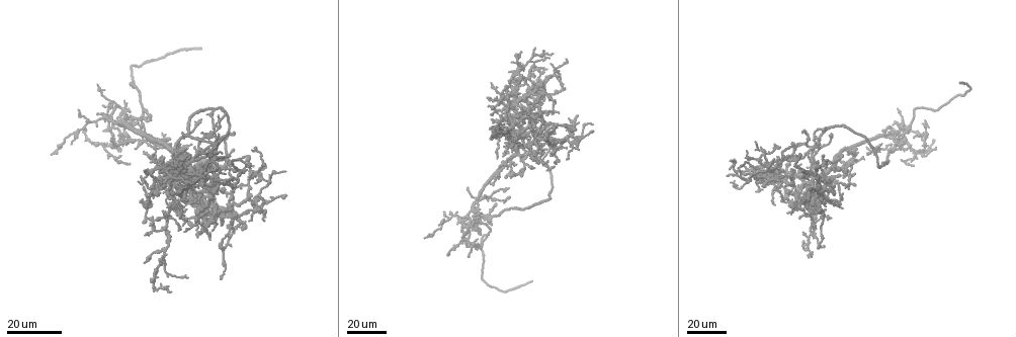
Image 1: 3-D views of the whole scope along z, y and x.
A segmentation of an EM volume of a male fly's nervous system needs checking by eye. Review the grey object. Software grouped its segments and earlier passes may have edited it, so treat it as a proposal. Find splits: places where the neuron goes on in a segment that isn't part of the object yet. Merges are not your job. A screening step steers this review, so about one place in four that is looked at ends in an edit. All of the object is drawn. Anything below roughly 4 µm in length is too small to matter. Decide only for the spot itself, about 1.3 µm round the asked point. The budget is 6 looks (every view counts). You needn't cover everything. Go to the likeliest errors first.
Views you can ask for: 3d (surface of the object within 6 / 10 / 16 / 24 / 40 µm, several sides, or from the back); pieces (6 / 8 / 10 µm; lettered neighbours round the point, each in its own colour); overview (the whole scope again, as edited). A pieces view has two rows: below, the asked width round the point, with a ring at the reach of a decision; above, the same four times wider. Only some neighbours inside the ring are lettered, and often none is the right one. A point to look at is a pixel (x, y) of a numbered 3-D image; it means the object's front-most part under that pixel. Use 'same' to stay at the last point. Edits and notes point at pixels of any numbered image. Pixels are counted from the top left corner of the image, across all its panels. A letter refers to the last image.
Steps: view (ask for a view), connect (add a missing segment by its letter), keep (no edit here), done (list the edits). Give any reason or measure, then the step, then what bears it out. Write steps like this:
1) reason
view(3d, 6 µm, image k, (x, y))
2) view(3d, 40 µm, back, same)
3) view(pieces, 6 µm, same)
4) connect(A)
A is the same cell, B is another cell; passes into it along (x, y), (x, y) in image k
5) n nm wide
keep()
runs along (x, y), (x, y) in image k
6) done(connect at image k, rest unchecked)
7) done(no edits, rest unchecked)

long arm stops here
view(3d, 40 µm, image 1, (958, 81))

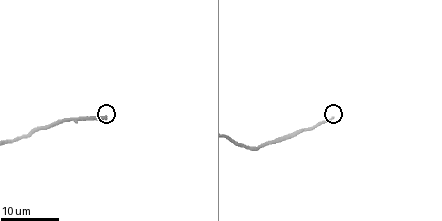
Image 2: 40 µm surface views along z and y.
view(pieces, 10 µm, image 2, (104, 117))

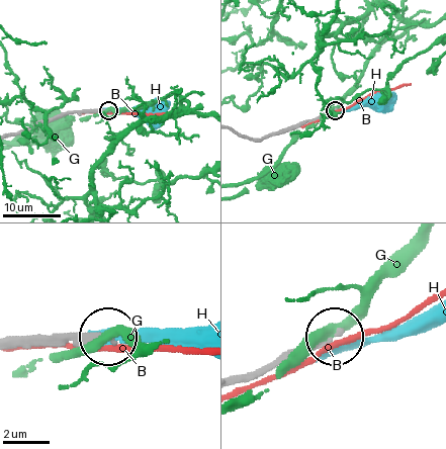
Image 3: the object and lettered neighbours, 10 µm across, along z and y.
keep()
B, G and H are other cells; runs along (11, 346), (107, 337) in image 3; none of them fits

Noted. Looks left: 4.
tapers out
view(3d, 40 µm, image 1, (250, 174))

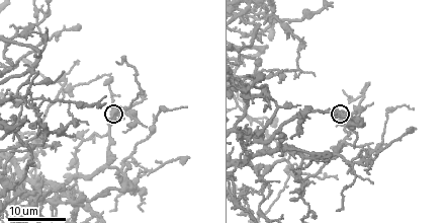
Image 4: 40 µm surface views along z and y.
view(pieces, 10 µm, image 4, (337, 109))

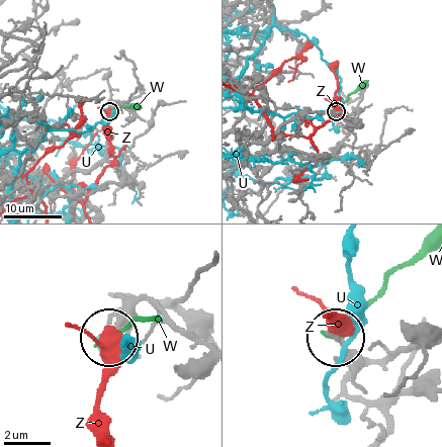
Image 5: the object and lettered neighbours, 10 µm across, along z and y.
160 nm wide
keep()
U, W and Z are other cells; no lettered segment goes on from it

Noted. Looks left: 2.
branch stops here
view(3d, 24 µm, image 4, (246, 147))

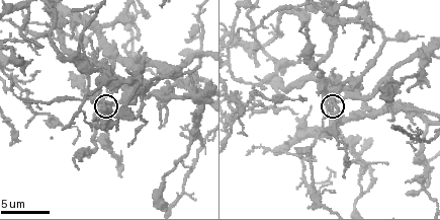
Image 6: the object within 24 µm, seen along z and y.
what lies round it
view(pieces, 6 µm, image 6, (333, 107))

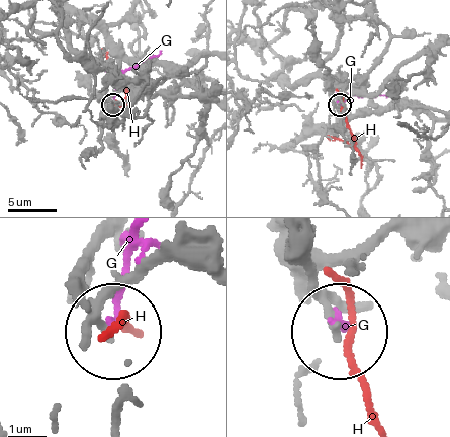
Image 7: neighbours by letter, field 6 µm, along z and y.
190 nm wide
keep()
G and H are other cells; no lettered segment goes on from it

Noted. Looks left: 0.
done(no edits, rest unchecked)

